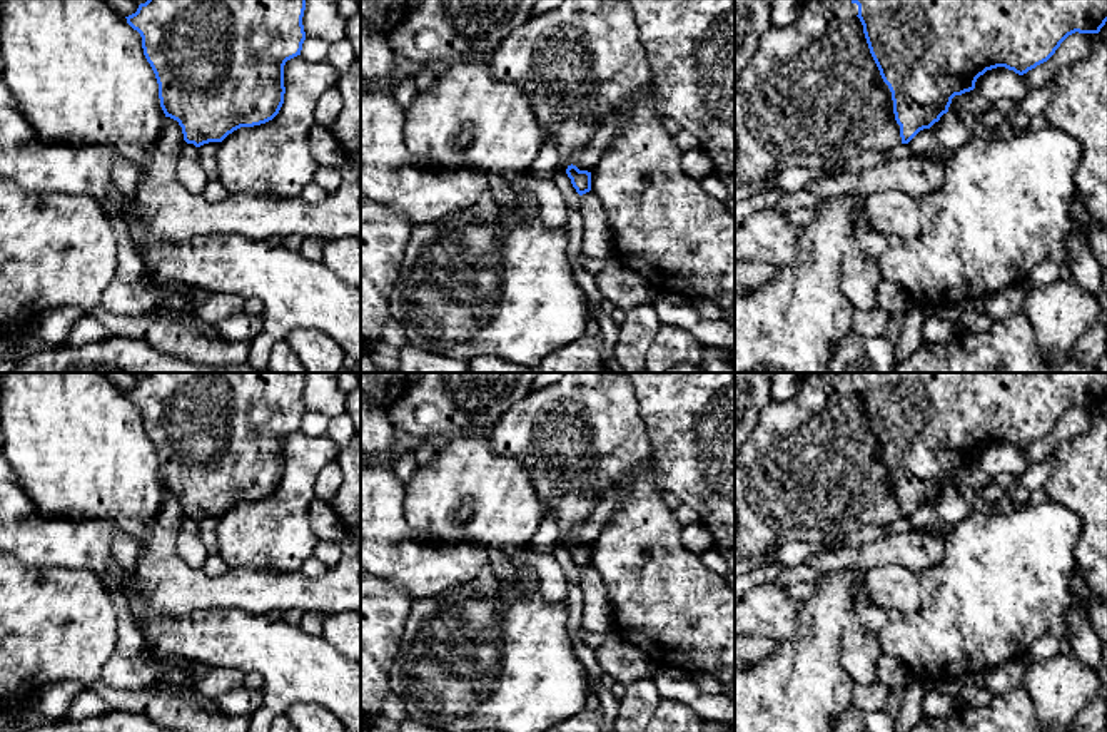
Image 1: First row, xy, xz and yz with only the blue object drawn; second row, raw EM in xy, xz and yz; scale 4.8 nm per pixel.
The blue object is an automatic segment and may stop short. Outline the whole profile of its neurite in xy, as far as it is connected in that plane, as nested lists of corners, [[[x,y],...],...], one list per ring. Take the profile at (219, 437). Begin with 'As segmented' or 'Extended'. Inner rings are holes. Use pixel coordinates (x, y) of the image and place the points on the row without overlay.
As segmented. [[[149,373],[125,391],[142,411],[142,423],[157,458],[165,491],[179,496],[184,515],[200,521],[222,516],[240,501],[272,495],[284,478],[284,440],[301,430],[307,373]]]

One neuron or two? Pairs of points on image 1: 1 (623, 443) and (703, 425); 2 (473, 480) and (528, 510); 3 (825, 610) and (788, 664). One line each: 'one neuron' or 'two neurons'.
1: two neurons
2: one neuron
3: one neuron

